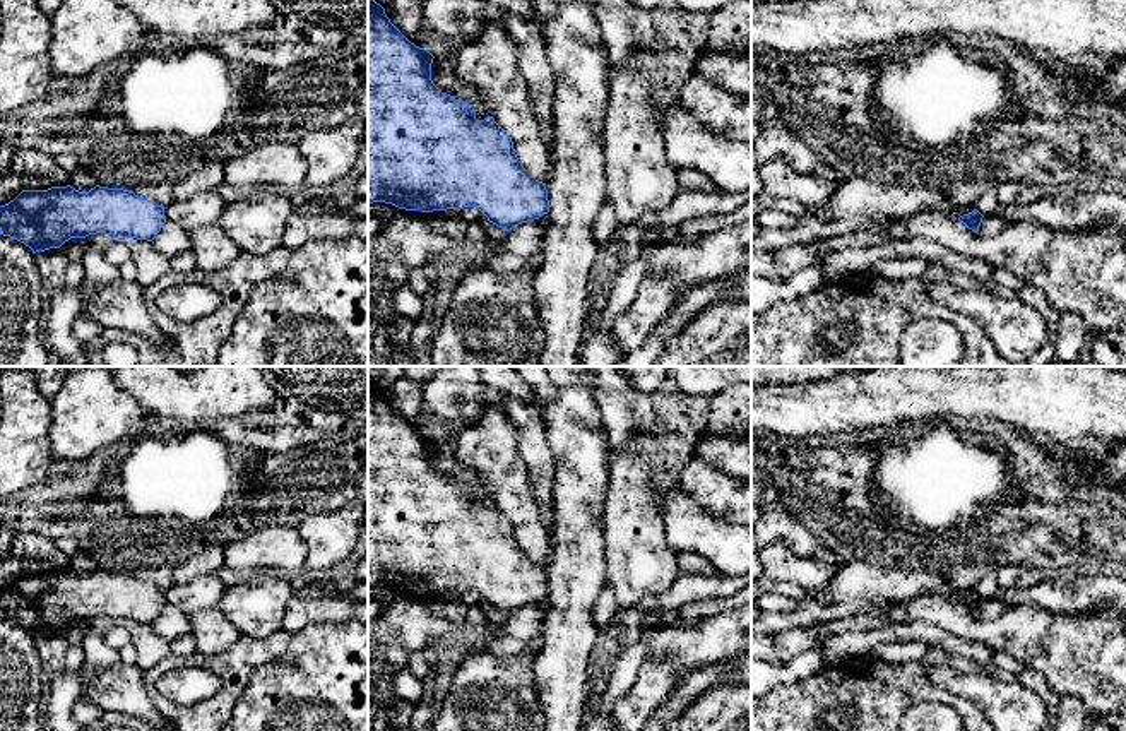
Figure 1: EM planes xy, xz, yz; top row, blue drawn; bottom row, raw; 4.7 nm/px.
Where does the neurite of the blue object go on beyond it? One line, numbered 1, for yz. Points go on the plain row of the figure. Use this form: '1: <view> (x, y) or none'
1: none

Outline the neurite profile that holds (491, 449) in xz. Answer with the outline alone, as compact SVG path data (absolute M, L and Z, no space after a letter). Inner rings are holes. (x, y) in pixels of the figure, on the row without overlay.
M488 406L481 423L455 435L452 447L455 461L486 481L491 500L512 522L522 550L546 567L553 555L553 536L532 495L529 469L519 452L510 416Z

